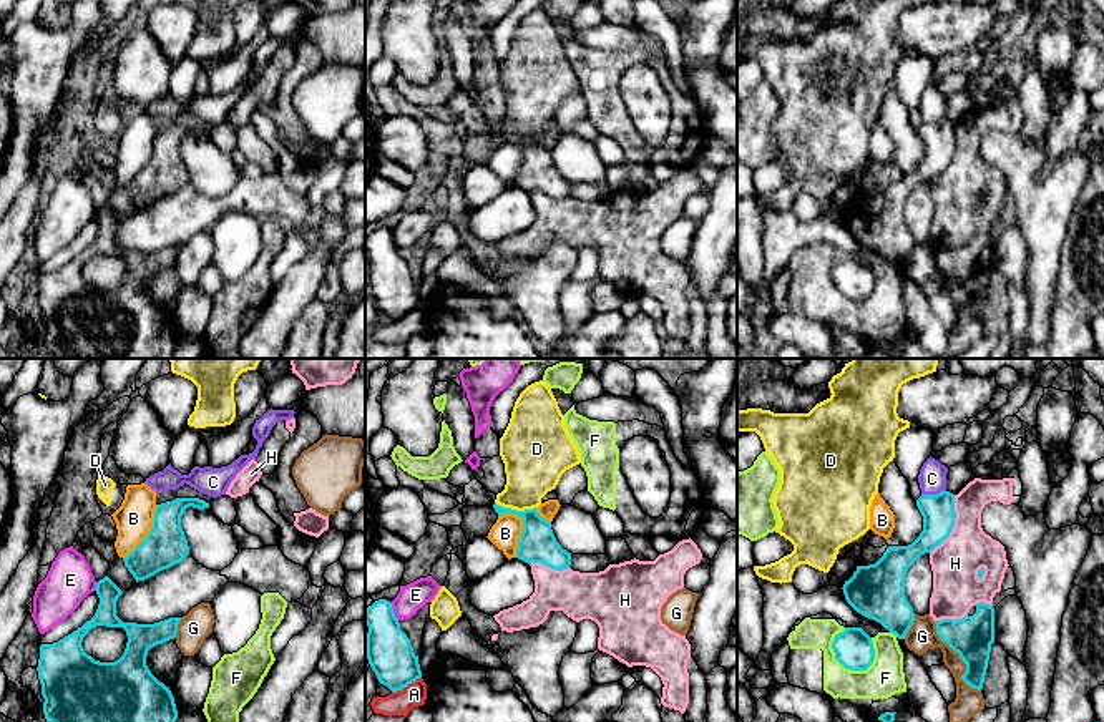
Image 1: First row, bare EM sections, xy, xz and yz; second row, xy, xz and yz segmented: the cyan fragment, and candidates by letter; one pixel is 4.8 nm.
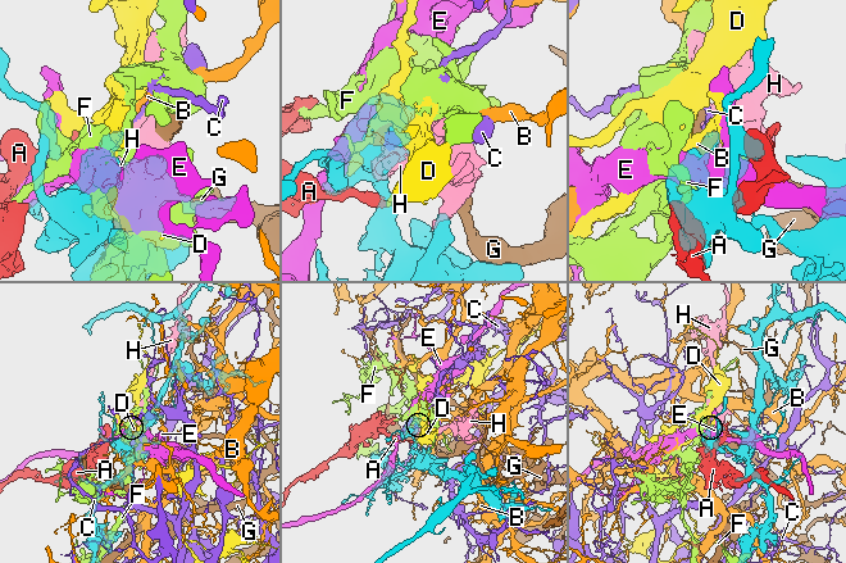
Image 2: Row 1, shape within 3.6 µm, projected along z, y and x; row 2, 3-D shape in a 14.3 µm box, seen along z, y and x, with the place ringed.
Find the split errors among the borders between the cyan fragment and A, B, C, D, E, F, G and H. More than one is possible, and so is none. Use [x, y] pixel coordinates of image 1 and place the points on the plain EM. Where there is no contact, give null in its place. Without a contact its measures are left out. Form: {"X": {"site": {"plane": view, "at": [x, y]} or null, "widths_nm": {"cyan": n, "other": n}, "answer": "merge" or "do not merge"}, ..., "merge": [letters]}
{"A": {"site": {"plane": "xz", "at": [405, 314]}, "widths_nm": {"cyan": 220, "other": 120}, "answer": "do not merge"}, "B": {"site": {"plane": "xz", "at": [523, 160]}, "widths_nm": {"cyan": 180, "other": 150}, "answer": "do not merge"}, "C": {"site": {"plane": "yz", "at": [933, 123]}, "widths_nm": {"cyan": 160, "other": 140}, "answer": "do not merge"}, "D": {"site": {"plane": "xz", "at": [515, 138]}, "widths_nm": {"cyan": 180, "other": 280}, "answer": "do not merge"}, "E": {"site": {"plane": "xz", "at": [392, 239]}, "widths_nm": {"cyan": 220, "other": 130}, "answer": "do not merge"}, "F": {"site": {"plane": "yz", "at": [835, 286]}, "widths_nm": {"cyan": 190, "other": 180}, "answer": "do not merge"}, "G": {"site": {"plane": "yz", "at": [962, 286]}, "widths_nm": {"cyan": 200, "other": 140}, "answer": "do not merge"}, "H": {"site": {"plane": "yz", "at": [953, 153]}, "widths_nm": {"cyan": 160, "other": 240}, "answer": "do not merge"}, "merge": []}

